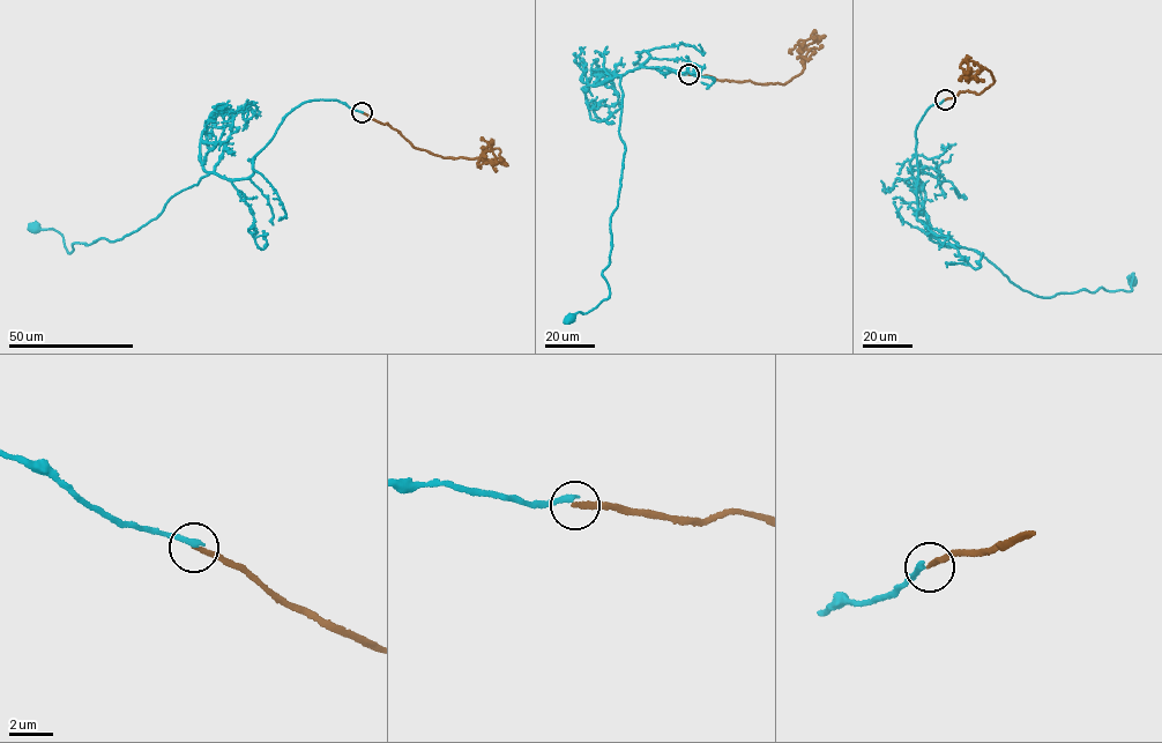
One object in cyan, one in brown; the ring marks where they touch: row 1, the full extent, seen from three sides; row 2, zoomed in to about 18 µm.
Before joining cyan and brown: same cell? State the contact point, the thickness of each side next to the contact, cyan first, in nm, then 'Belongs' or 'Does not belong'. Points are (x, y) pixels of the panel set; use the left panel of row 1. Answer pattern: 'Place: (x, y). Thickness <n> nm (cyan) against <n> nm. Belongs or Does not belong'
Place: (362, 112). Thickness 280 nm (cyan) against 220 nm. Does not belong

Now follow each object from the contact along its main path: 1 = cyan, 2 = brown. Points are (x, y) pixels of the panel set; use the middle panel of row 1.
1: (687, 74), (633, 64), (645, 50), (649, 59), (622, 75), (625, 149), (602, 272), (609, 295), (570, 319)
2: (688, 74), (783, 84), (803, 69), (798, 42), (803, 41), (801, 45), (804, 49), (803, 45)

